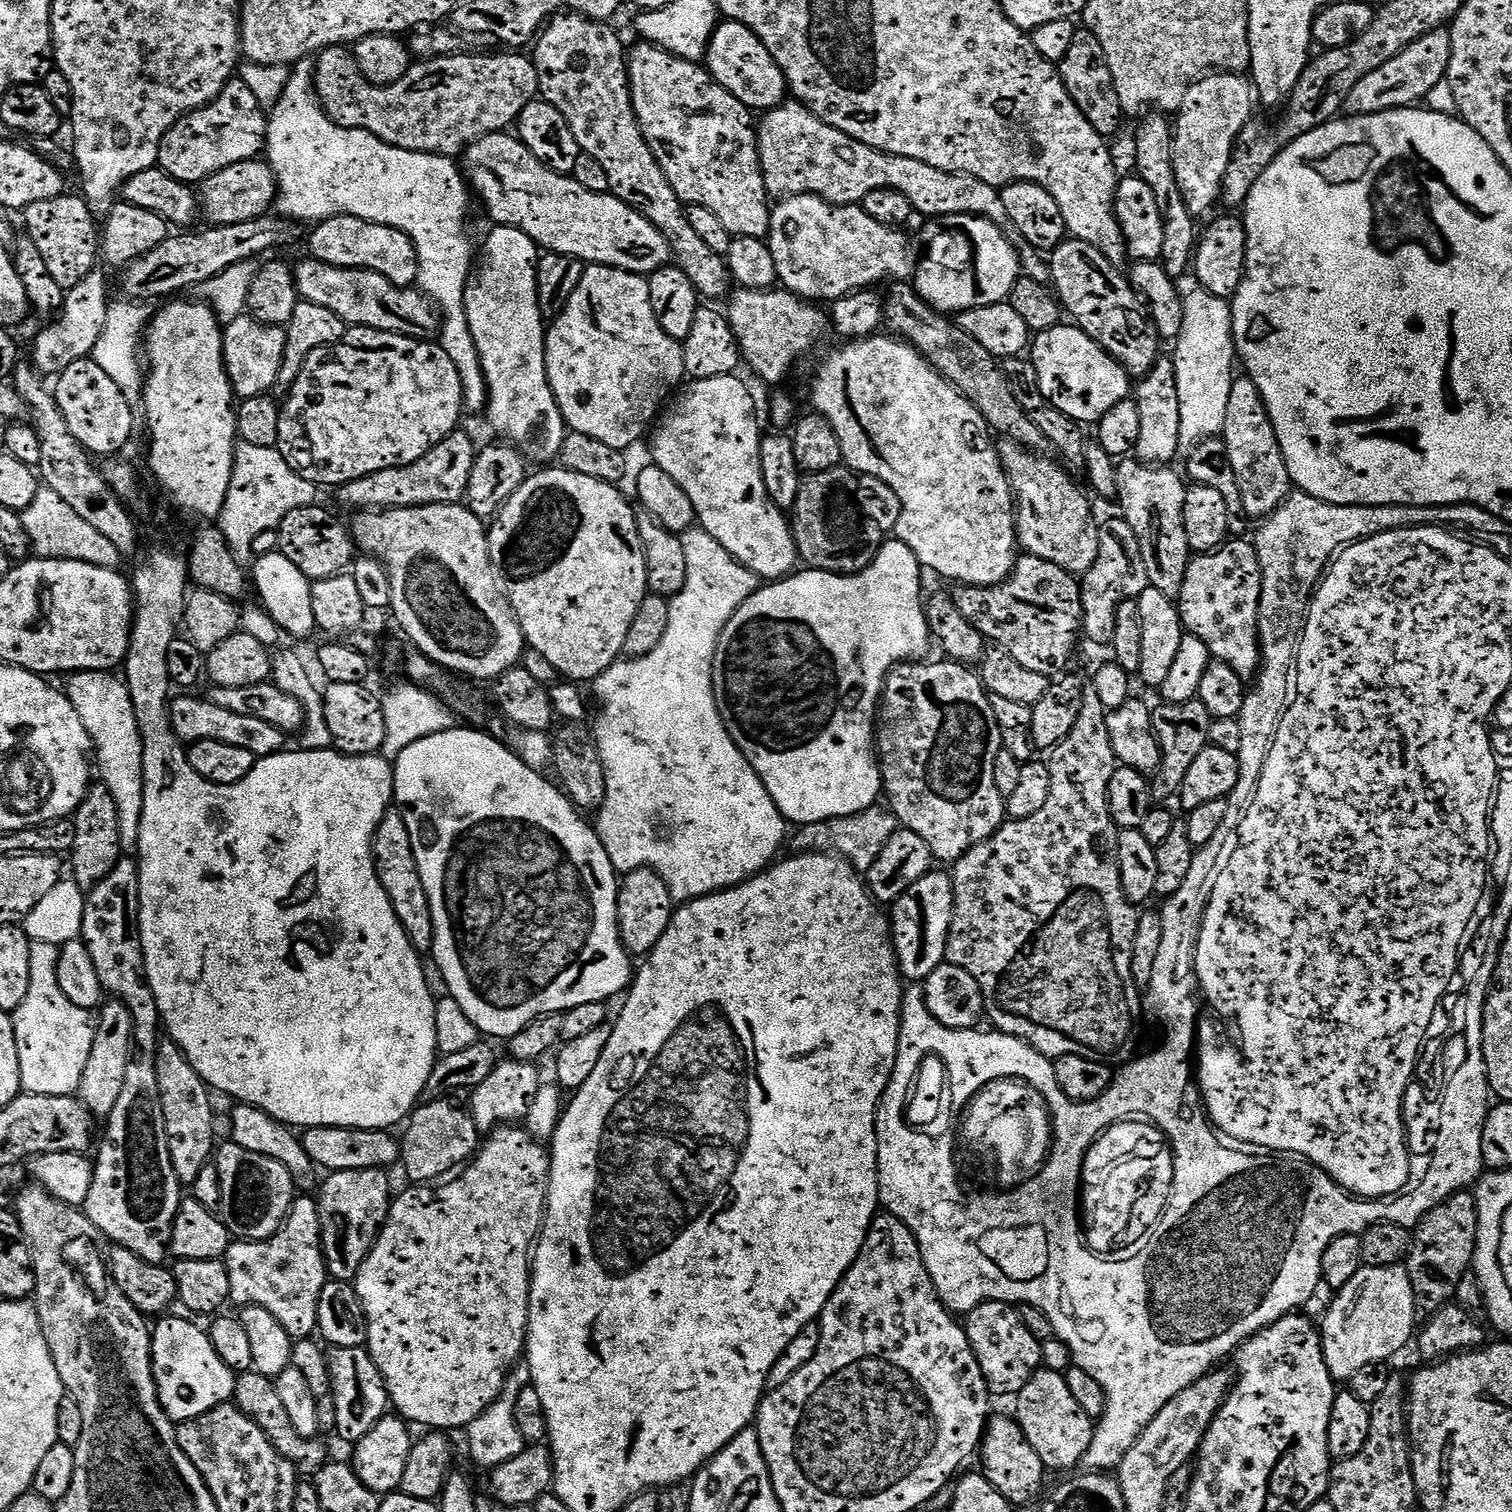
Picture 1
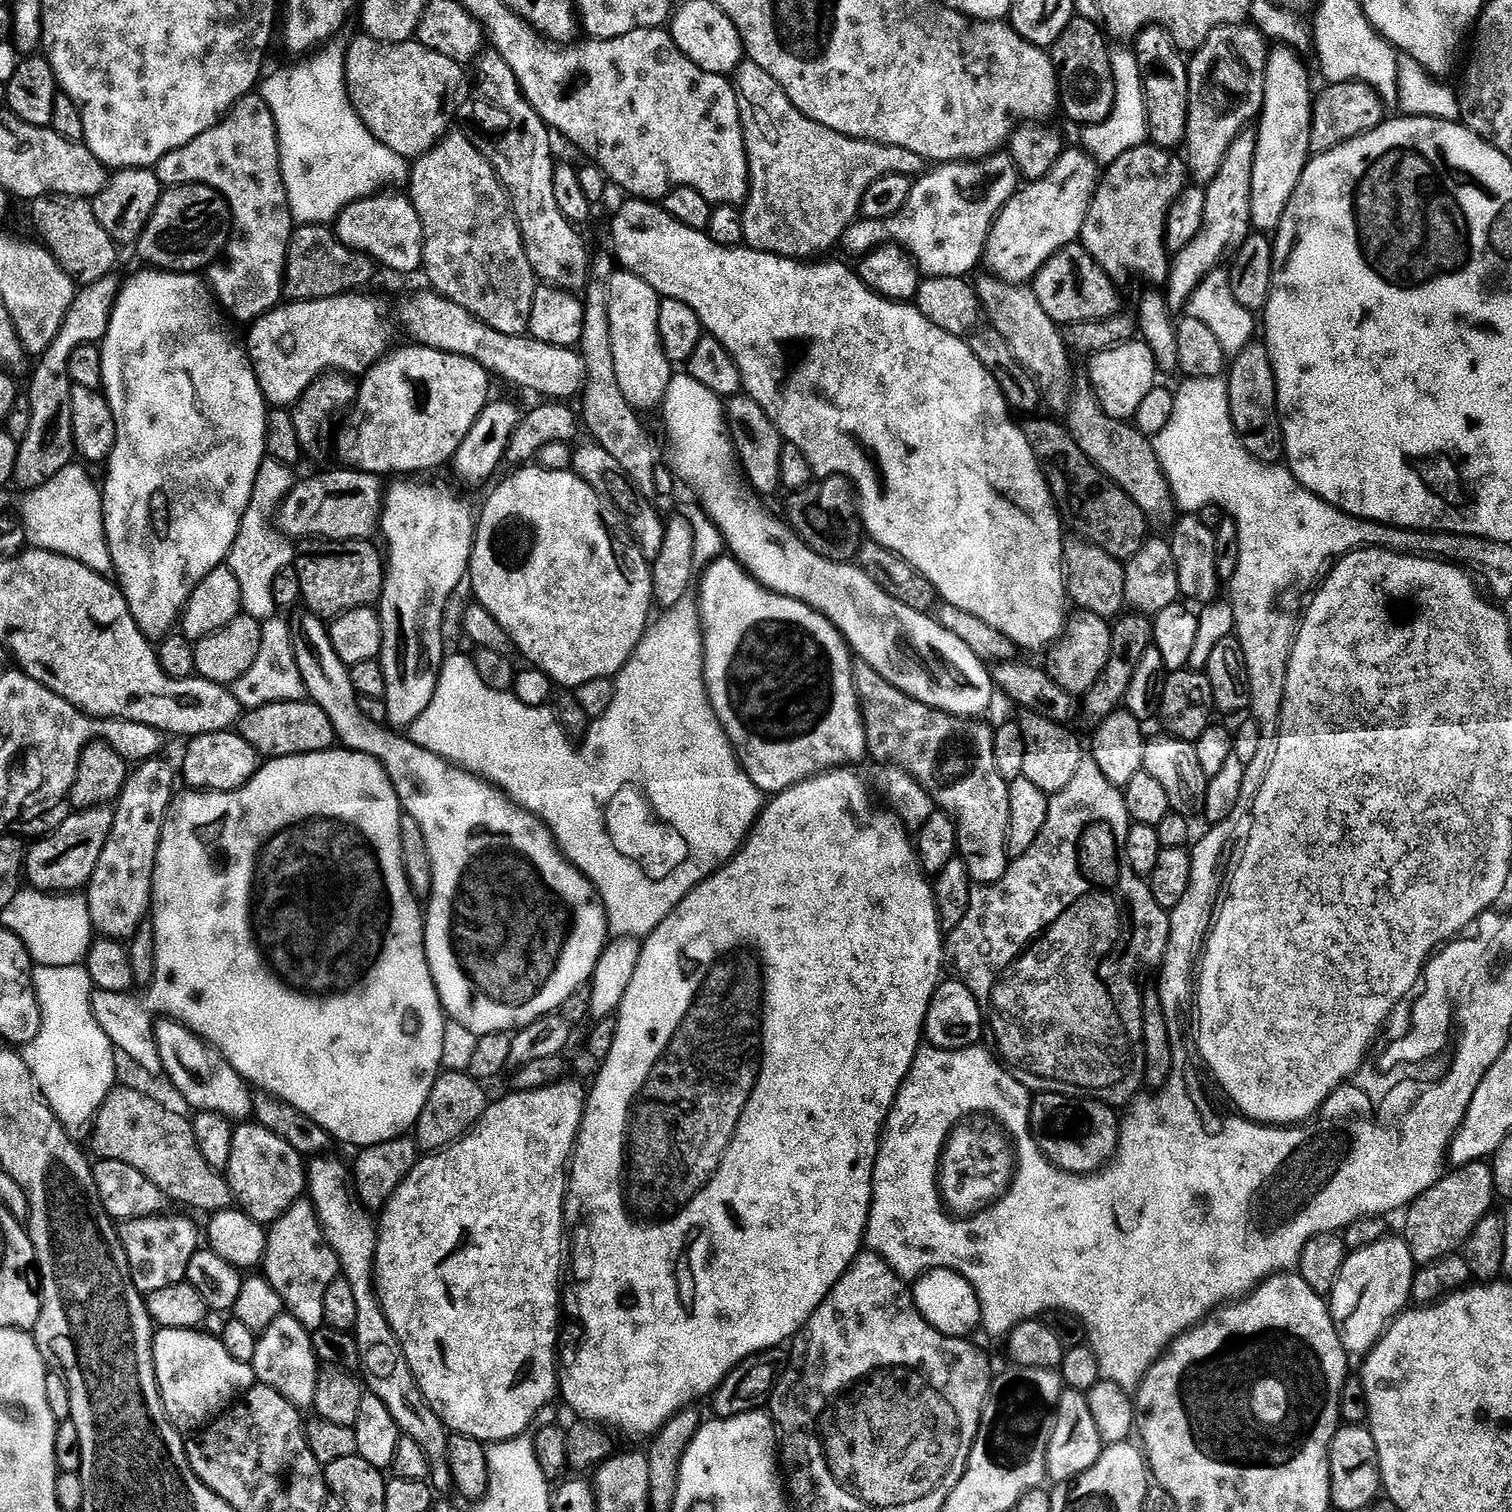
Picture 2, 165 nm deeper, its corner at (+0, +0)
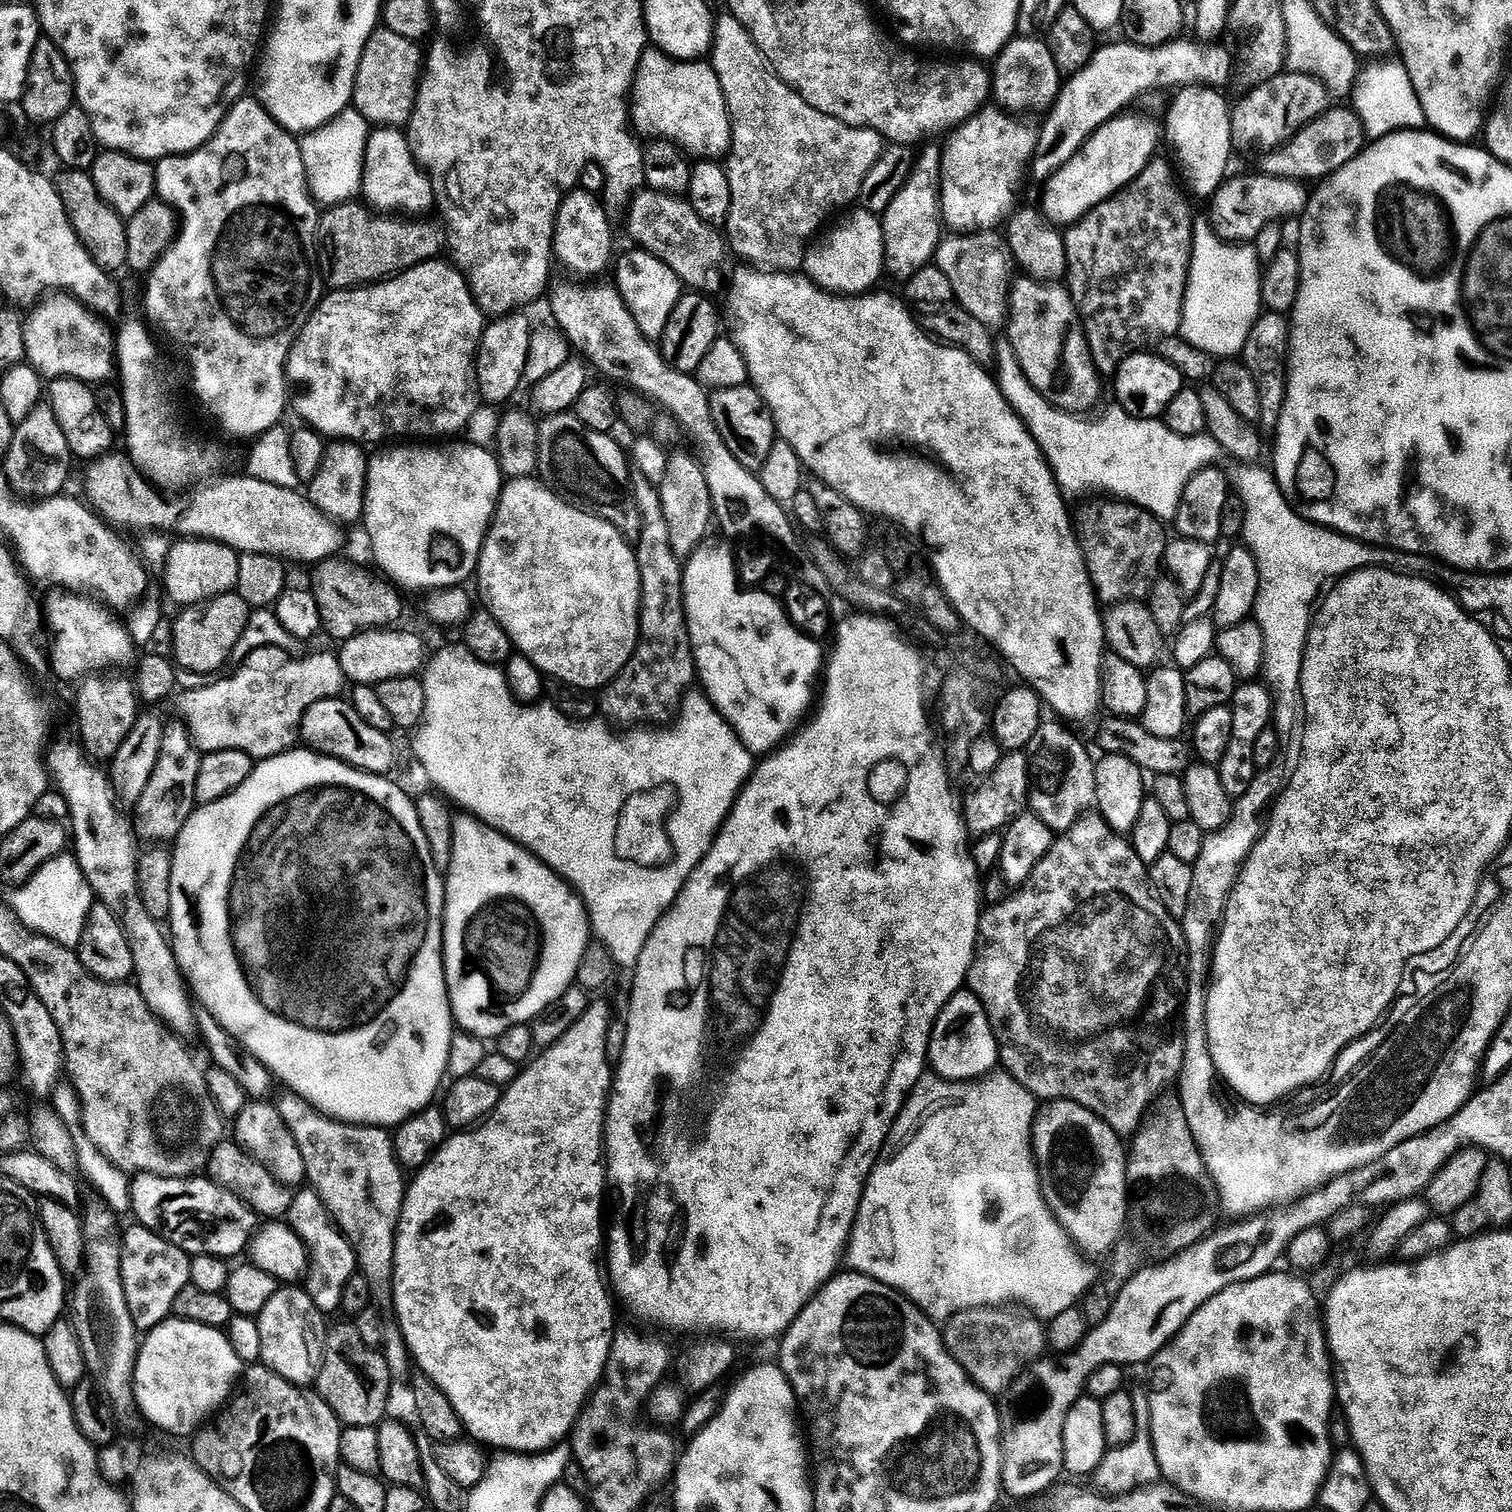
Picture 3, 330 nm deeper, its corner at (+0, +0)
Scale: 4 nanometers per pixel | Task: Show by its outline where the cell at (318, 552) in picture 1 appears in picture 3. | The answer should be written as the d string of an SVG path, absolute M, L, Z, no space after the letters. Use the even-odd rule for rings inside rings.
M344 559L322 560L311 569L310 589L318 602L323 631L328 631L336 642L343 642L354 638L359 632L388 630L399 625L396 623L404 612L399 596L401 593L383 575L375 571L367 572L362 565L351 564Z

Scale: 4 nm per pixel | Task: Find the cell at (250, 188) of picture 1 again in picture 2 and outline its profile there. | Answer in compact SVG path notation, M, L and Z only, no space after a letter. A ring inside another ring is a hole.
M177 184L168 186L160 193L158 206L150 214L150 222L136 239L134 251L145 260L145 265L155 266L165 272L195 273L196 248L192 243L196 236L208 236L211 232L220 232L230 224L228 204L224 198L205 184ZM168 240L177 240L180 244L168 244ZM188 243L188 244L184 244Z

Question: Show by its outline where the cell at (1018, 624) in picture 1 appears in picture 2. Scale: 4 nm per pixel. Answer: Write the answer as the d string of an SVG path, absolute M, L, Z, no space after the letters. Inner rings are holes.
M1077 611L1067 621L1064 634L1052 645L1047 653L1046 671L1052 680L1075 698L1083 697L1098 682L1098 678L1108 668L1110 658L1114 655L1112 641L1114 628L1109 621L1093 612Z

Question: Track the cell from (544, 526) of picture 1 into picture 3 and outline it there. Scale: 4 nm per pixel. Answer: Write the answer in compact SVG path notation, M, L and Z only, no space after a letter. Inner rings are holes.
M536 478L509 479L501 487L500 501L496 504L496 513L492 516L492 525L480 551L480 562L474 573L475 583L480 583L480 596L484 599L483 607L496 620L498 626L512 640L513 649L525 656L534 666L538 666L545 677L560 680L575 688L585 690L603 689L615 680L617 674L630 662L640 640L640 571L636 561L635 547L610 522L606 522L595 511L585 510L556 495L547 484Z

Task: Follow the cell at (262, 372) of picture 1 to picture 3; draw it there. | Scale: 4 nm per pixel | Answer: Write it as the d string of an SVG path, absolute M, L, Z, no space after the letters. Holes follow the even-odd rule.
M437 258L437 259L434 259L434 260L427 260L427 261L426 261L426 262L422 262L422 263L421 263L421 264L415 264L415 266L413 266L413 267L412 267L412 268L407 268L407 269L406 269L406 270L405 270L405 271L404 271L404 272L401 272L401 273L399 273L399 274L397 274L397 275L395 275L395 276L393 276L393 277L391 277L391 278L389 278L389 279L387 279L387 280L381 280L381 281L379 281L379 282L377 282L377 283L375 283L375 284L369 284L369 285L367 285L367 286L365 286L365 287L363 287L363 288L348 288L348 289L347 289L347 290L332 290L332 291L329 291L329 292L328 292L328 293L327 293L327 294L328 294L328 295L329 295L329 296L328 296L328 297L326 297L326 298L325 298L325 300L324 300L324 301L322 301L322 302L321 302L321 304L320 304L320 305L318 305L318 306L317 306L317 308L316 308L316 309L314 309L314 308L315 308L315 307L313 307L313 308L312 308L312 309L311 309L311 312L312 312L312 311L313 311L313 312L312 312L312 317L310 317L310 316L311 316L311 312L310 312L310 315L309 315L309 316L308 316L308 317L307 317L307 319L305 319L305 320L304 320L304 321L303 321L303 324L302 324L302 327L301 327L301 328L300 328L300 329L299 329L299 332L298 332L298 335L297 335L297 338L296 338L296 340L295 340L295 341L293 341L293 343L292 343L292 348L291 348L291 349L289 349L289 351L288 351L288 359L287 359L287 363L286 363L286 380L287 380L287 383L288 383L288 384L289 384L289 385L290 385L290 396L291 396L291 399L292 399L292 400L293 400L293 401L294 401L294 404L295 404L295 400L296 400L296 412L297 412L297 414L298 414L298 415L300 415L300 416L301 416L301 418L302 418L302 419L304 419L304 420L301 420L301 421L303 421L303 423L304 423L304 424L305 424L305 425L307 425L307 427L309 427L309 428L311 428L311 429L313 429L313 430L315 430L315 431L317 431L317 432L319 432L319 433L321 433L321 434L323 434L323 435L324 435L324 436L325 436L325 437L328 437L328 436L332 436L332 437L328 437L328 438L339 438L339 439L341 439L341 440L351 440L351 441L352 441L352 443L354 443L354 444L358 444L358 445L361 445L361 446L369 446L369 445L368 445L368 444L380 444L380 443L381 443L381 444L380 444L380 445L383 445L383 444L384 444L384 443L385 443L385 442L388 442L388 441L384 441L384 442L383 442L383 440L388 440L388 439L390 439L390 438L391 438L391 436L448 436L448 435L450 435L450 434L452 434L452 433L454 433L454 432L460 432L460 431L462 431L462 430L463 430L463 428L464 428L464 427L466 427L466 426L467 426L467 424L468 424L468 423L470 423L470 422L471 422L471 420L472 420L472 394L471 394L471 392L470 392L470 384L471 384L471 385L472 385L472 369L473 369L473 366L474 366L474 357L475 357L475 355L476 355L476 353L477 353L477 351L478 351L478 349L479 349L479 346L480 346L480 342L481 342L481 340L483 340L483 338L484 338L484 330L485 330L485 327L486 327L486 317L485 317L485 315L484 315L484 313L483 313L483 312L481 312L481 310L480 310L480 308L479 308L479 307L478 307L478 305L477 305L477 304L476 304L476 299L475 299L475 298L473 298L473 297L472 297L472 292L471 292L471 291L470 291L470 289L469 289L469 288L468 288L468 281L467 281L467 280L465 280L465 279L464 279L464 276L463 276L463 273L461 273L461 272L459 272L459 271L457 271L457 269L456 269L456 268L455 268L455 267L454 267L454 266L451 266L451 265L450 265L450 264L449 264L449 263L446 263L446 262L445 262L445 264L443 264L443 262L442 262L442 261L443 261L443 259L440 259L440 258Z

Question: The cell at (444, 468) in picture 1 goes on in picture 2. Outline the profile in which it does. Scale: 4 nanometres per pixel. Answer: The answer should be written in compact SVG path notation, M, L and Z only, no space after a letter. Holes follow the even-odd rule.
M348 466L341 467L341 469L341 472L324 472L321 476L312 476L309 480L302 481L301 484L300 481L293 483L292 493L285 498L284 503L278 509L278 528L285 537L293 538L292 536L300 536L299 538L319 538L321 540L368 540L371 537L371 532L375 533L377 531L378 521L382 511L382 488L380 492L381 477L370 472L353 470Z

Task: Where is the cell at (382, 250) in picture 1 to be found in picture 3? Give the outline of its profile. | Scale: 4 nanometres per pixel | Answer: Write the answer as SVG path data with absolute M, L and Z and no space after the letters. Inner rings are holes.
M376 128L369 135L368 145L364 151L364 183L362 185L362 196L369 209L380 214L400 214L405 212L405 217L420 218L423 212L432 212L434 208L434 197L432 195L432 183L424 175L423 169L417 164L412 156L408 145L408 137L399 128Z

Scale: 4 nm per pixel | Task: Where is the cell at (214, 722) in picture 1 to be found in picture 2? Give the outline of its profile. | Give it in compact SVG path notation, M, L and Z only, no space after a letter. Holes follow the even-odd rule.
M307 699L295 700L294 702L274 702L261 708L245 711L241 715L238 731L254 750L258 750L261 757L275 758L278 756L305 756L315 752L327 752L337 743L338 737L330 718L326 718L326 710L322 706L309 702Z

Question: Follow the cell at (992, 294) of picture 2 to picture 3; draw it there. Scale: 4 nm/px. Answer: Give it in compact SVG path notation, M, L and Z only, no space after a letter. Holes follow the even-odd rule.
M989 230L983 234L956 234L941 239L934 257L936 267L944 271L946 278L950 278L955 303L993 330L1003 329L1008 323L1014 285L1012 251L1005 237L996 234Z

